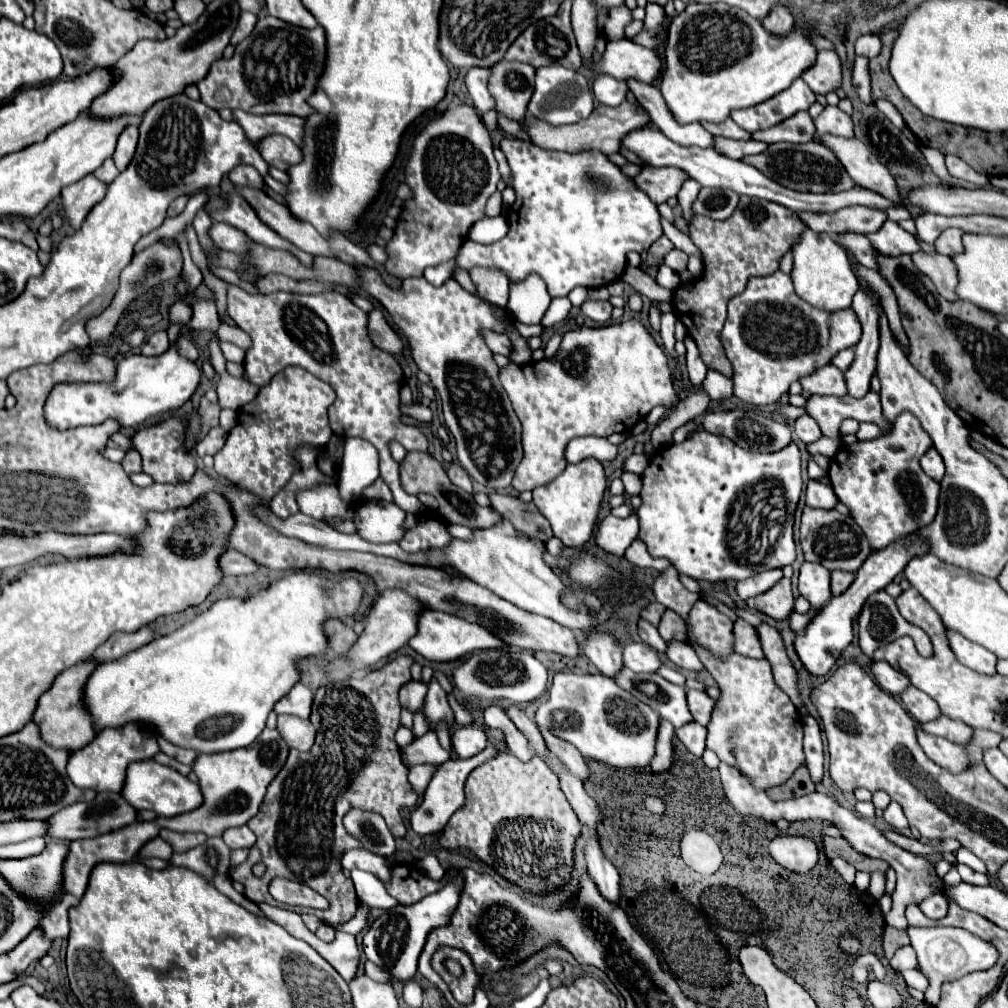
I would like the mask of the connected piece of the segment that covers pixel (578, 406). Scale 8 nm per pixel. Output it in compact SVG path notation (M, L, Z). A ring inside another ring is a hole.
M628 320L604 328L576 328L562 336L562 344L552 358L530 362L526 366L506 364L498 372L500 382L512 402L512 408L522 424L522 448L524 458L514 472L512 488L516 492L534 490L548 484L566 468L566 444L576 436L610 436L614 432L628 432L638 420L644 420L648 412L664 404L668 410L674 408L676 392L672 386L672 372L668 368L666 354L654 342L652 334L638 322Z

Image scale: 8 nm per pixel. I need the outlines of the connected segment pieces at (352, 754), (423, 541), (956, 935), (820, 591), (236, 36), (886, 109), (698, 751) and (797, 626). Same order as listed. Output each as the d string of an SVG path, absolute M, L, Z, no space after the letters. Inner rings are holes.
M400 656L360 680L350 678L344 682L324 684L316 690L312 714L310 714L310 722L318 730L316 744L310 752L298 752L298 750L290 752L288 762L284 764L282 772L278 772L278 776L270 782L260 812L248 822L248 826L258 836L256 844L250 848L248 860L240 866L230 868L230 872L228 872L232 880L236 880L244 886L244 896L248 900L252 900L256 904L266 902L266 904L278 906L276 900L268 894L268 884L272 878L280 876L280 878L298 880L298 882L310 886L312 890L316 890L330 902L328 910L310 912L310 914L318 916L324 924L338 926L338 924L348 922L356 914L358 900L356 900L356 894L352 888L352 880L348 880L344 876L344 872L340 870L340 858L346 850L362 848L362 844L358 838L354 838L352 834L346 832L342 818L352 808L370 810L370 812L380 814L386 820L394 838L402 838L406 834L406 828L400 818L400 808L414 808L414 804L418 800L416 792L408 784L408 778L406 778L408 768L402 762L400 748L394 742L394 732L400 728L398 690L406 682L410 682L410 664L412 664L412 658ZM258 862L262 862L266 866L266 872L260 878L256 878L252 874L252 870L248 870Z
M422 516L420 522L404 534L400 548L406 552L426 552L430 548L444 548L452 536L446 530L446 524L438 518Z
M908 926L908 936L912 942L912 948L918 954L918 966L922 968L922 972L928 976L928 982L930 982L926 990L926 1004L930 1006L938 1004L942 982L958 980L960 976L966 976L976 970L986 970L998 958L998 950L992 944L978 940L978 936L970 936L962 928L912 928Z
M804 562L800 568L798 592L802 598L806 598L810 602L810 608L826 606L828 600L832 598L830 572L826 572L826 568L822 568L822 564Z
M242 12L242 14L240 14L240 20L238 20L238 26L236 26L234 34L232 34L232 42L230 42L230 44L236 46L236 44L240 44L246 36L250 36L250 32L254 30L256 20L258 20L256 14L252 14L252 12Z
M878 100L876 106L878 106L878 110L884 112L884 114L886 114L886 116L888 116L888 118L898 126L898 128L904 128L904 126L906 126L904 120L902 120L902 116L900 116L900 112L898 112L898 110L888 102L888 100Z
M690 722L682 728L676 730L678 740L694 754L694 756L702 756L704 748L706 748L706 728L702 728L698 722Z
M810 610L808 614L796 614L796 612L792 612L792 614L790 614L790 630L796 632L796 634L802 632L802 628L806 628L806 624L810 622L810 618L812 618L814 614L816 614L814 610Z

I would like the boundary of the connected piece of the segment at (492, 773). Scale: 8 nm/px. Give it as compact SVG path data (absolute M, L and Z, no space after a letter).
M498 752L492 760L474 768L464 786L466 804L454 812L454 816L444 826L438 842L442 848L468 848L482 862L490 864L502 878L530 890L534 894L554 890L570 878L572 870L572 846L580 836L582 824L568 804L564 792L558 788L558 780L550 768L534 756L530 764L518 762L510 752Z

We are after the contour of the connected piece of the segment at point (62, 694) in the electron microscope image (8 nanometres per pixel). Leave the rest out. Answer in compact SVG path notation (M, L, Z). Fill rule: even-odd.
M90 658L90 660L84 660L80 664L74 664L72 668L66 668L62 674L56 676L52 688L48 692L44 692L42 698L38 700L38 708L36 708L32 720L40 726L42 738L48 744L54 744L54 748L78 750L94 740L96 730L92 726L90 712L84 706L84 686L86 686L86 682L96 666L98 666L98 662Z

